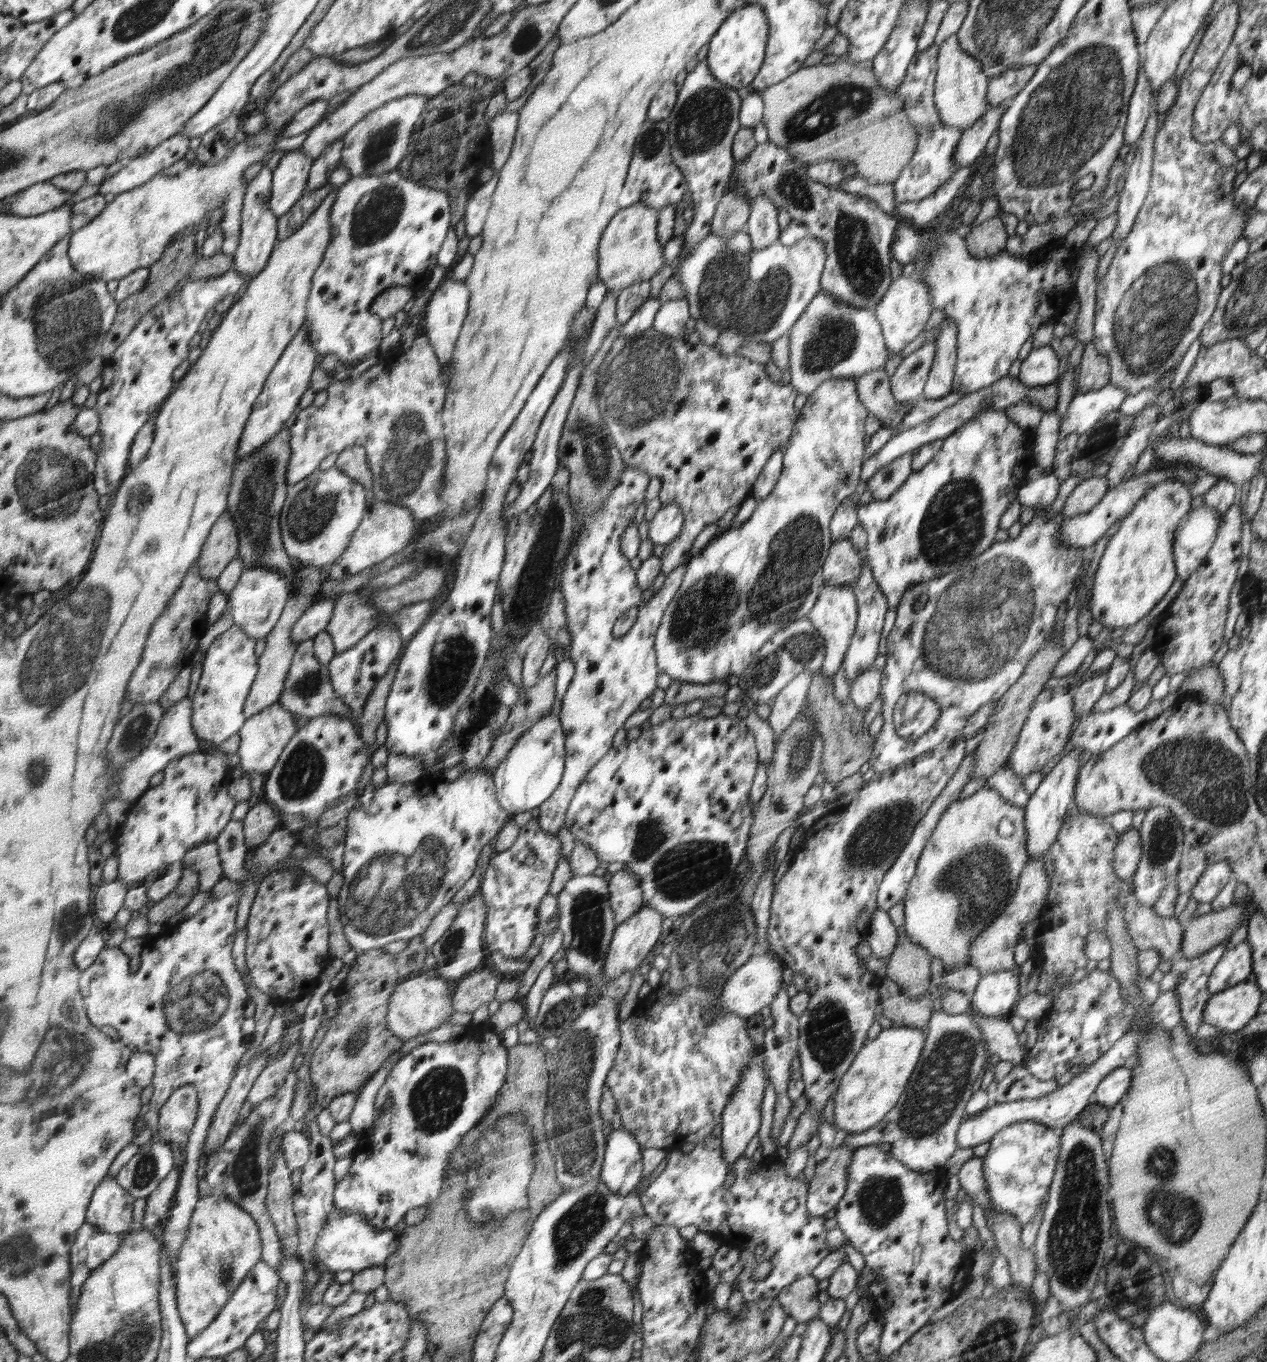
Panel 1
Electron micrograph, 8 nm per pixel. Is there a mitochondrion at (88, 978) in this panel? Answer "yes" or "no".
no

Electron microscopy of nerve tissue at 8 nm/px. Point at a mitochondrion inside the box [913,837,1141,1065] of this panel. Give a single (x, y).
(980, 881)

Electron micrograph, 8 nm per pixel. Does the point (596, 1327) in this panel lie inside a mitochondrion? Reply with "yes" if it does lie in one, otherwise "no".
yes

